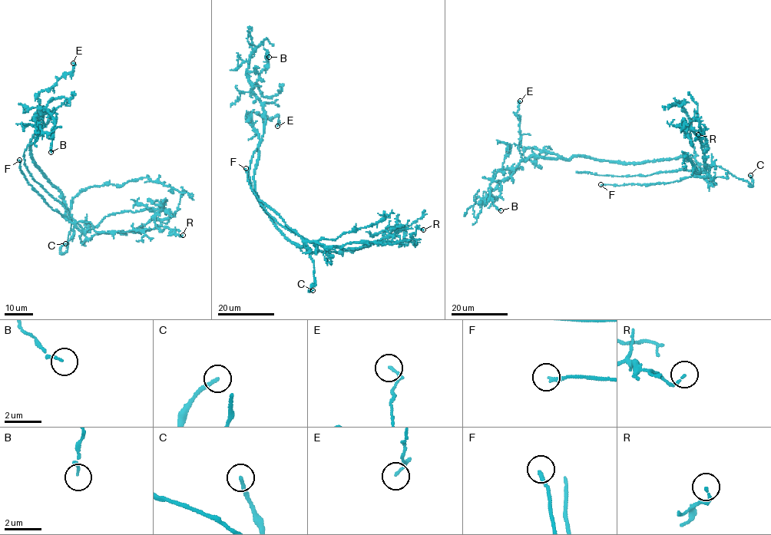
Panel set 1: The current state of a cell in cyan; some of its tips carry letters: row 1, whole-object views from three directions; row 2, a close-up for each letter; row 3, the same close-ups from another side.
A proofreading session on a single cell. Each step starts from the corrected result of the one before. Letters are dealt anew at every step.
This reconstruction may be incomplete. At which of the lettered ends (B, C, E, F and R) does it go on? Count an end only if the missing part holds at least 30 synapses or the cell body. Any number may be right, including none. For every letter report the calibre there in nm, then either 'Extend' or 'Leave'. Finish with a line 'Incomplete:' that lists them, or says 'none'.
B: Thickness 120 nm. Leave
C: Thickness 200 nm. Extend
E: Thickness 120 nm. Leave
F: Thickness 180 nm. Leave
R: Thickness 130 nm. Leave
Incomplete: C

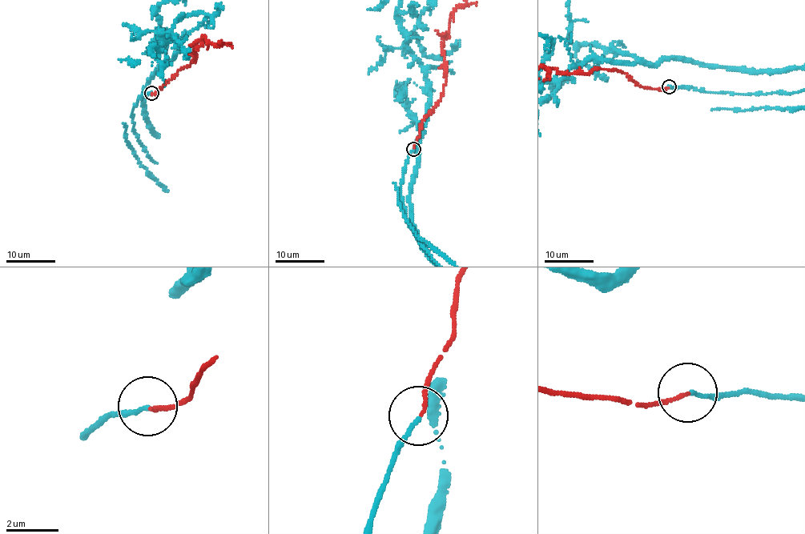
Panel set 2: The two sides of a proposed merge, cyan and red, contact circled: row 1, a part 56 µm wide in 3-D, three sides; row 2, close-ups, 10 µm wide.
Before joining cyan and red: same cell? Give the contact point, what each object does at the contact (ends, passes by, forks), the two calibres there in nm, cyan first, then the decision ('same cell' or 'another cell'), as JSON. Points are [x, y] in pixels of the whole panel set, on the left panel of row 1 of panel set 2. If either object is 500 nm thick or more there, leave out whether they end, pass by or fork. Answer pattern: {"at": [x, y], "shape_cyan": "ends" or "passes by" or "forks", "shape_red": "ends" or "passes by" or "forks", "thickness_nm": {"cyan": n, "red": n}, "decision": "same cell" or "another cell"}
{"at": [151, 93], "shape_cyan": "ends", "shape_red": "ends", "thickness_nm": {"cyan": 140, "red": 120}, "decision": "same cell"}

